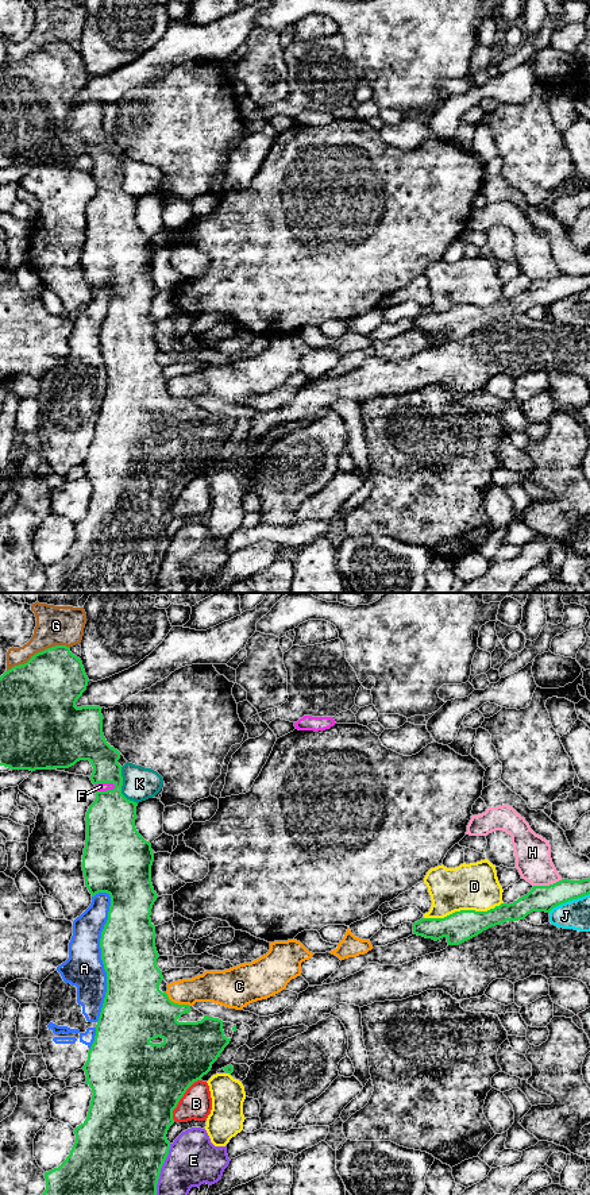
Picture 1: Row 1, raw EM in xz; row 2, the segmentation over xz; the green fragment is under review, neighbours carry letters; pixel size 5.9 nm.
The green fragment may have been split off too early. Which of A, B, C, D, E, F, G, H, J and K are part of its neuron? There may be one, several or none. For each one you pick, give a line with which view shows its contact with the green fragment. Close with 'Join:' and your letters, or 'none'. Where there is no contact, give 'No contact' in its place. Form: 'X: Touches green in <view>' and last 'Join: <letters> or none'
F: Touches green in xz
Join: F

